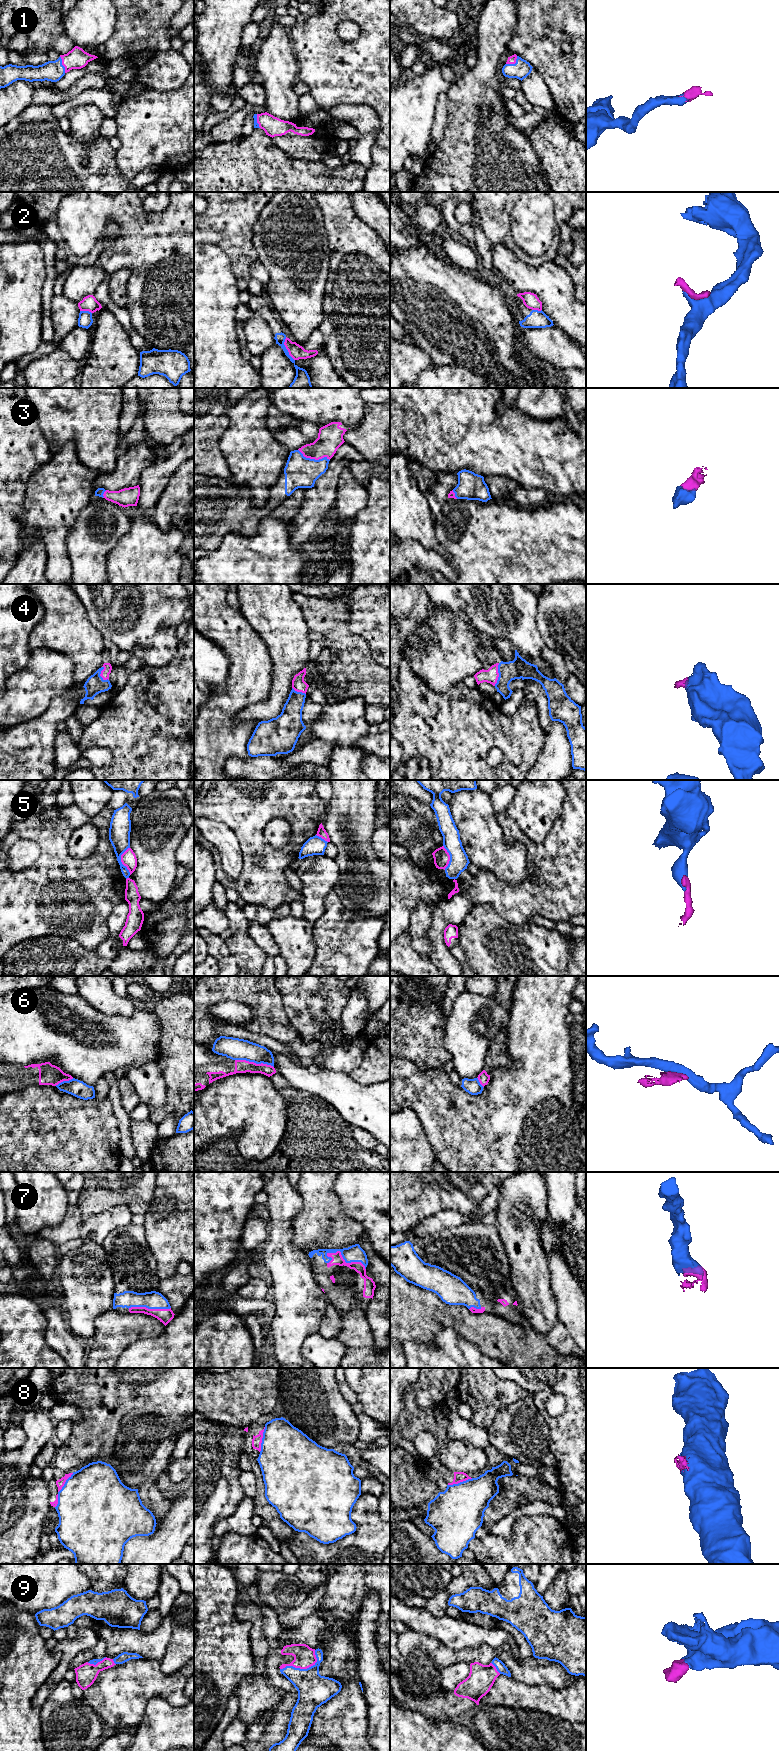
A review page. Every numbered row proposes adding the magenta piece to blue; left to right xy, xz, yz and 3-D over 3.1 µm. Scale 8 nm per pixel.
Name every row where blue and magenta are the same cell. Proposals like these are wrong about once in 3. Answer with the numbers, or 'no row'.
1, 3, 4, 7, 9

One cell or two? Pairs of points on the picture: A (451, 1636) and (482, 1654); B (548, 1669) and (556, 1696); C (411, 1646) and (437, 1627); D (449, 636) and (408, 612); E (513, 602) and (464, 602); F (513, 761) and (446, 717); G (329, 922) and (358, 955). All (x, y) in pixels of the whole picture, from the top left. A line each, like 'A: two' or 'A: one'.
A: two
B: two
C: two
D: two
E: one
F: one
G: one

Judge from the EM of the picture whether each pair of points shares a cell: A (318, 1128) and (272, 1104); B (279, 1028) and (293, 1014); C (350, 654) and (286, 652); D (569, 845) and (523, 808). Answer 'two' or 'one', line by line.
A: two
B: two
C: two
D: two

